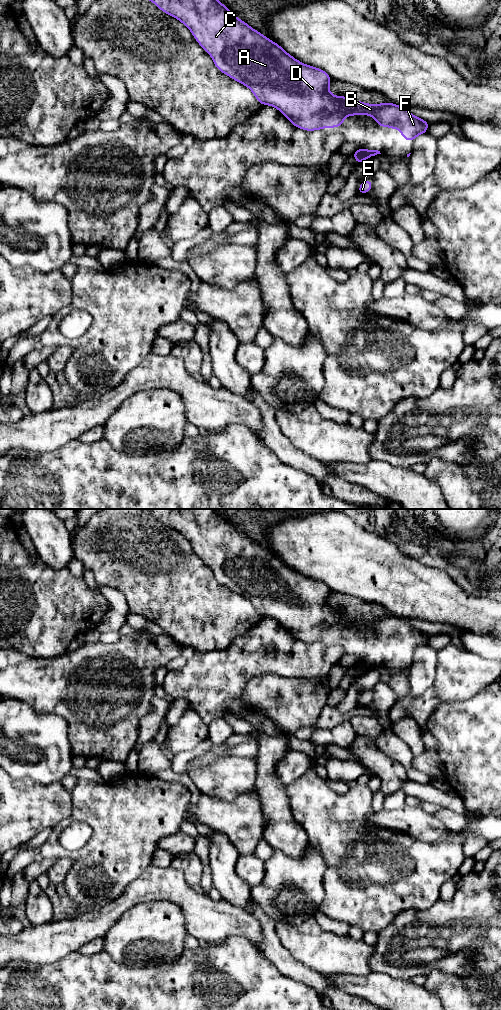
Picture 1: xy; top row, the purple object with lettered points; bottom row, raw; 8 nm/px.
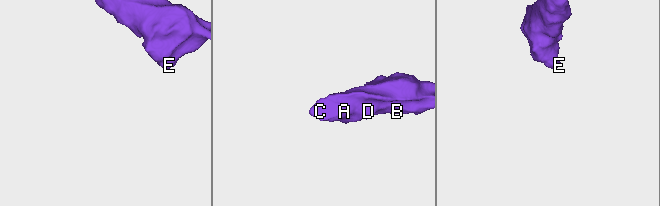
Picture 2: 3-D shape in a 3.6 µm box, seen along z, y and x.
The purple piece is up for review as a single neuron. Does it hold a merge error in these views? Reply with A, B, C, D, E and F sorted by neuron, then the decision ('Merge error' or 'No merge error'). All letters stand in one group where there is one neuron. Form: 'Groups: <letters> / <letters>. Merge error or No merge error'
Groups: A B C D E F. No merge error

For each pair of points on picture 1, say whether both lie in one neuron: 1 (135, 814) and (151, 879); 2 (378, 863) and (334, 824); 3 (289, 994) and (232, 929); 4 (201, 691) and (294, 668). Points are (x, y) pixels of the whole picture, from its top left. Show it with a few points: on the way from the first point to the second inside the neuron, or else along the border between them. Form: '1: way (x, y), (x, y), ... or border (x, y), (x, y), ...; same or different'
1: border (150, 863), (131, 882); different
2: way (367, 857), (345, 835); same
3: border (217, 944), (230, 937), (245, 937), (259, 950); different
4: way (224, 674), (236, 665), (271, 665); same

